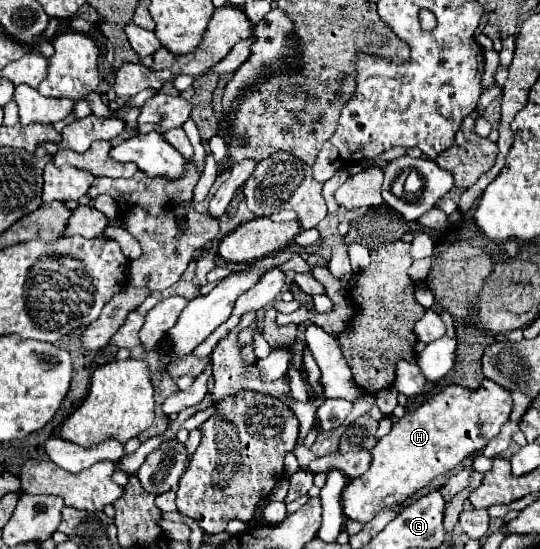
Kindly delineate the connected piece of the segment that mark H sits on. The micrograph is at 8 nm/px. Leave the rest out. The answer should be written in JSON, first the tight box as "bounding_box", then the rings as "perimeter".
{"bounding_box":[341,379,513,523],"perimeter":[[[483,379],[479,389],[467,389],[467,387],[461,387],[461,385],[449,385],[445,391],[439,391],[437,395],[427,399],[423,405],[419,405],[415,411],[407,411],[399,421],[393,423],[393,429],[389,431],[389,435],[379,439],[377,445],[373,447],[373,451],[371,451],[373,453],[371,467],[361,477],[351,479],[349,485],[345,487],[343,499],[341,499],[345,515],[349,519],[367,523],[381,509],[393,507],[397,503],[407,501],[413,493],[427,487],[437,475],[455,469],[463,459],[467,459],[475,451],[483,449],[493,437],[497,437],[503,423],[509,421],[511,409],[513,409],[513,401],[511,401],[509,391],[505,391],[503,387],[497,387],[489,379]]]}

